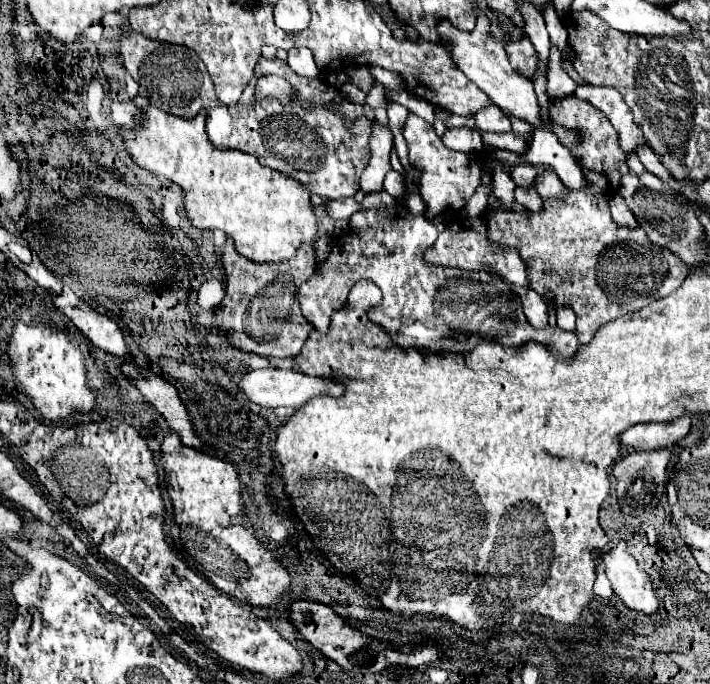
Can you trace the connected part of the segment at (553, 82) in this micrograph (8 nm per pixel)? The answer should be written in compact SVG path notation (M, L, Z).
M557 47L551 49L551 69L549 69L549 83L547 83L547 93L551 97L567 97L577 89L577 83L561 69L561 53Z

